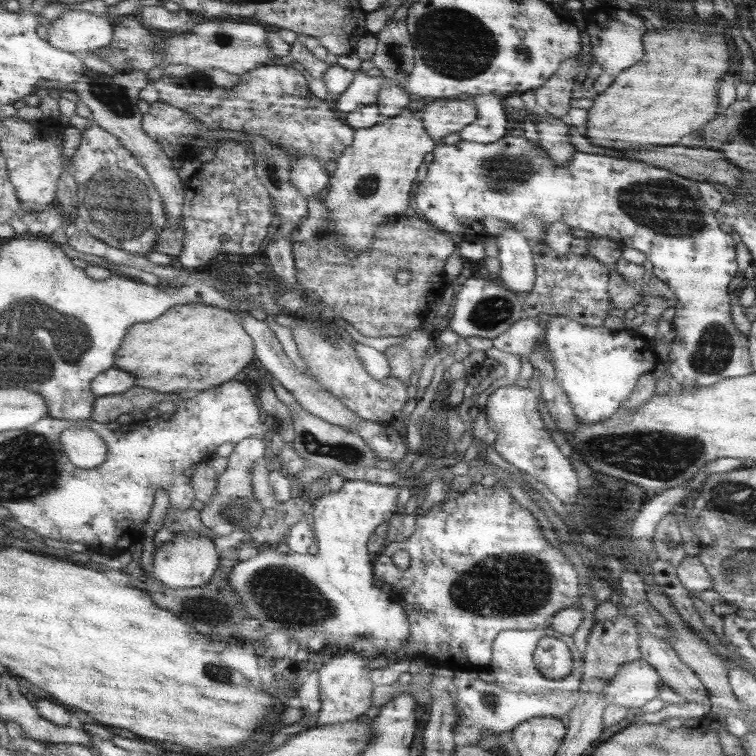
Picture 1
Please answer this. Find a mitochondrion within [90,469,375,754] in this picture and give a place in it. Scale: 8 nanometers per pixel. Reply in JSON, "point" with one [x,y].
{"point":[278,591]}

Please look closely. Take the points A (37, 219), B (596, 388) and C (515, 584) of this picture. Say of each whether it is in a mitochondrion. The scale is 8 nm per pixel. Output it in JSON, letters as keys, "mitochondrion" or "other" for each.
{"A":"other","B":"other","C":"mitochondrion"}

